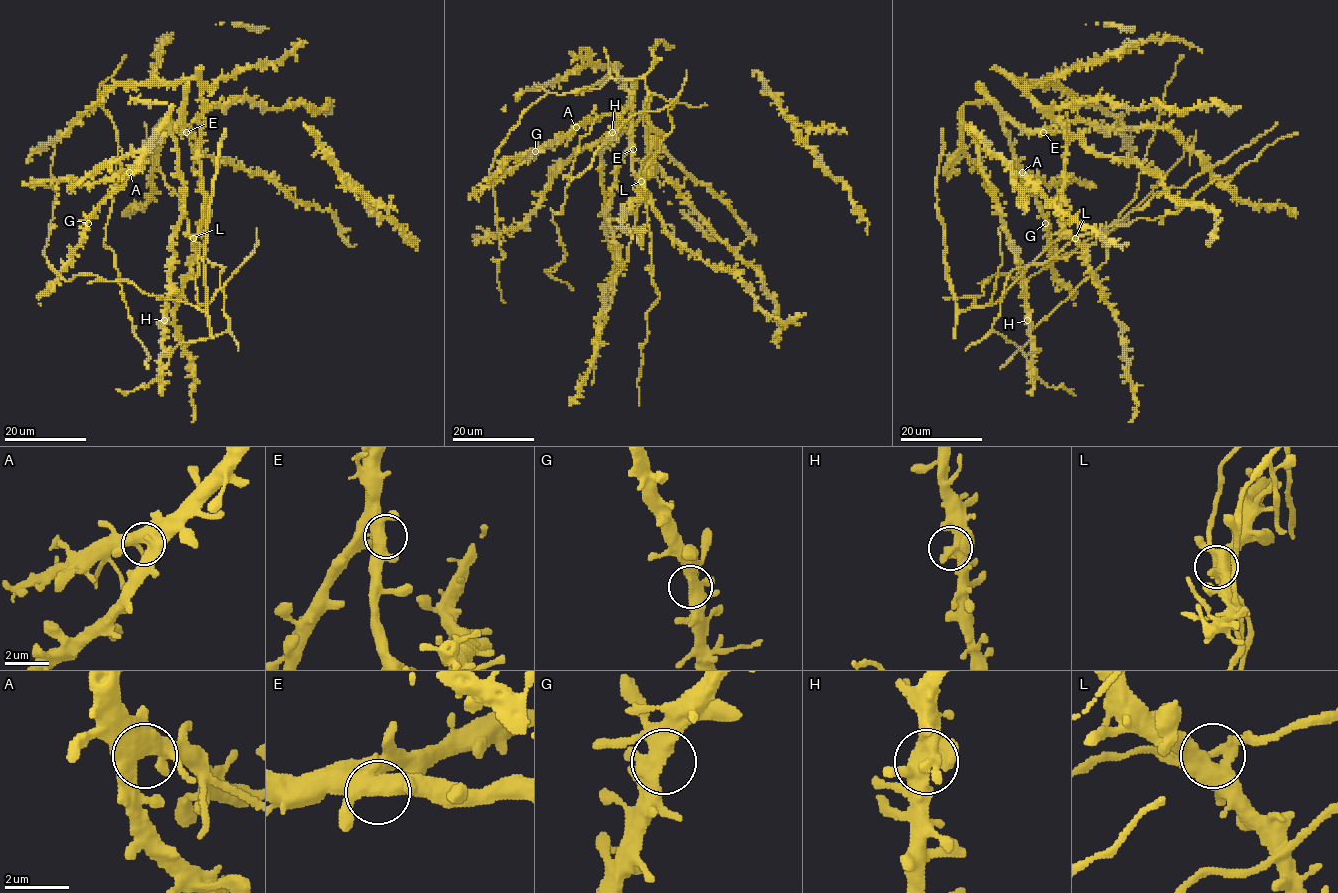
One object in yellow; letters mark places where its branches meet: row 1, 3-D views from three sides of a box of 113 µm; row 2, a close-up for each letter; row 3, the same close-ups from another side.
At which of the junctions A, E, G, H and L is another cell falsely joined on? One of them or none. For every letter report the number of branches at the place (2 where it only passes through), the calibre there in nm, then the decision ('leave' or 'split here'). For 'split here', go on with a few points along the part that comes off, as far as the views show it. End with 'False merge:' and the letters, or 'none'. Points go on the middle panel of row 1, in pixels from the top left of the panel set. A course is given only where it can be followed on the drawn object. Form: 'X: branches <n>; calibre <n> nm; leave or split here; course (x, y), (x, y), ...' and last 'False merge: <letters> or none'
A: branches 4; calibre 460 nm; leave
E: branches 4; calibre 440 nm; leave
G: branches 4; calibre 420 nm; leave
H: branches 4; calibre 440 nm; leave
L: branches 4; calibre 460 nm; leave
False merge: none

